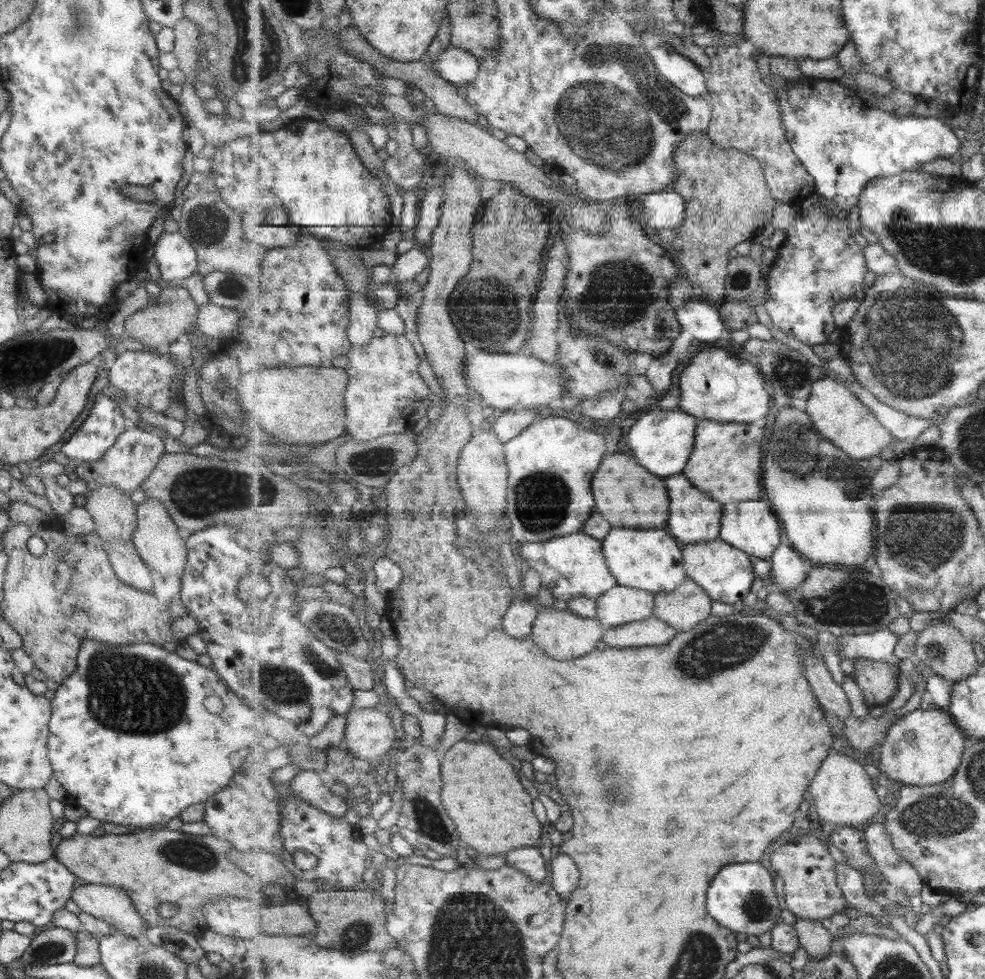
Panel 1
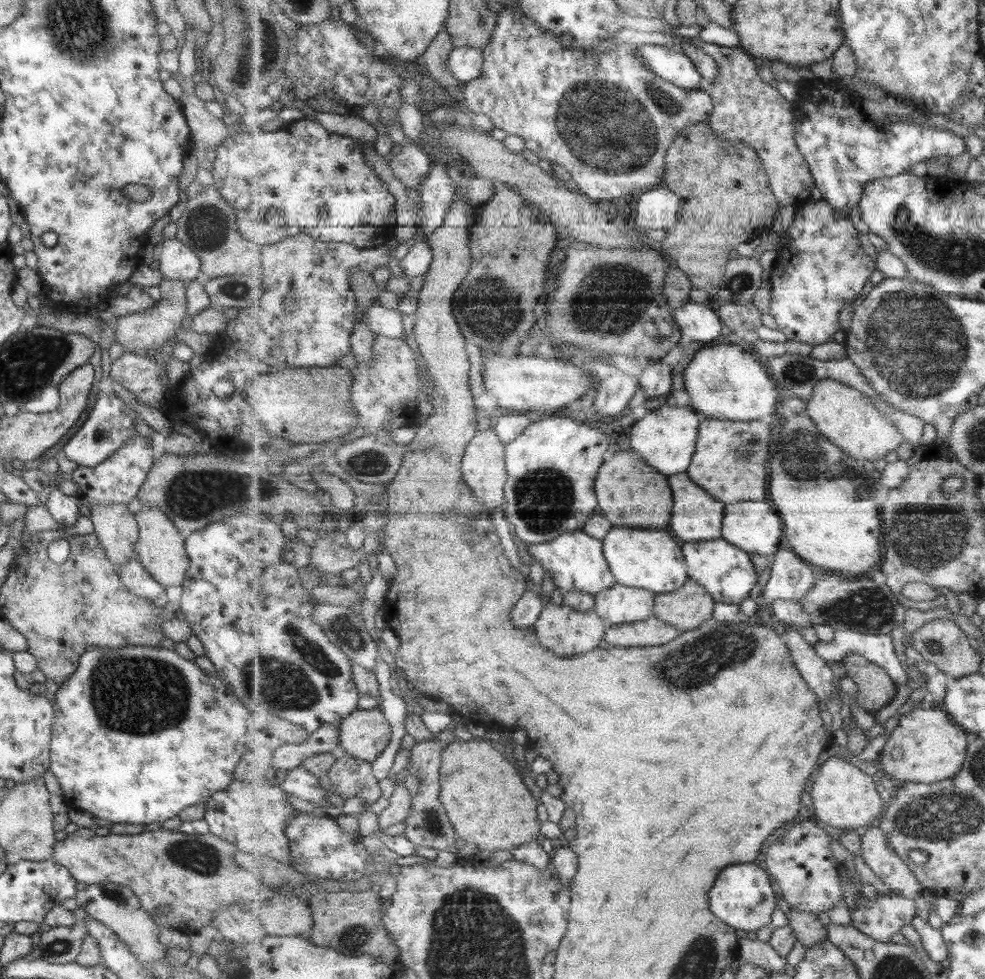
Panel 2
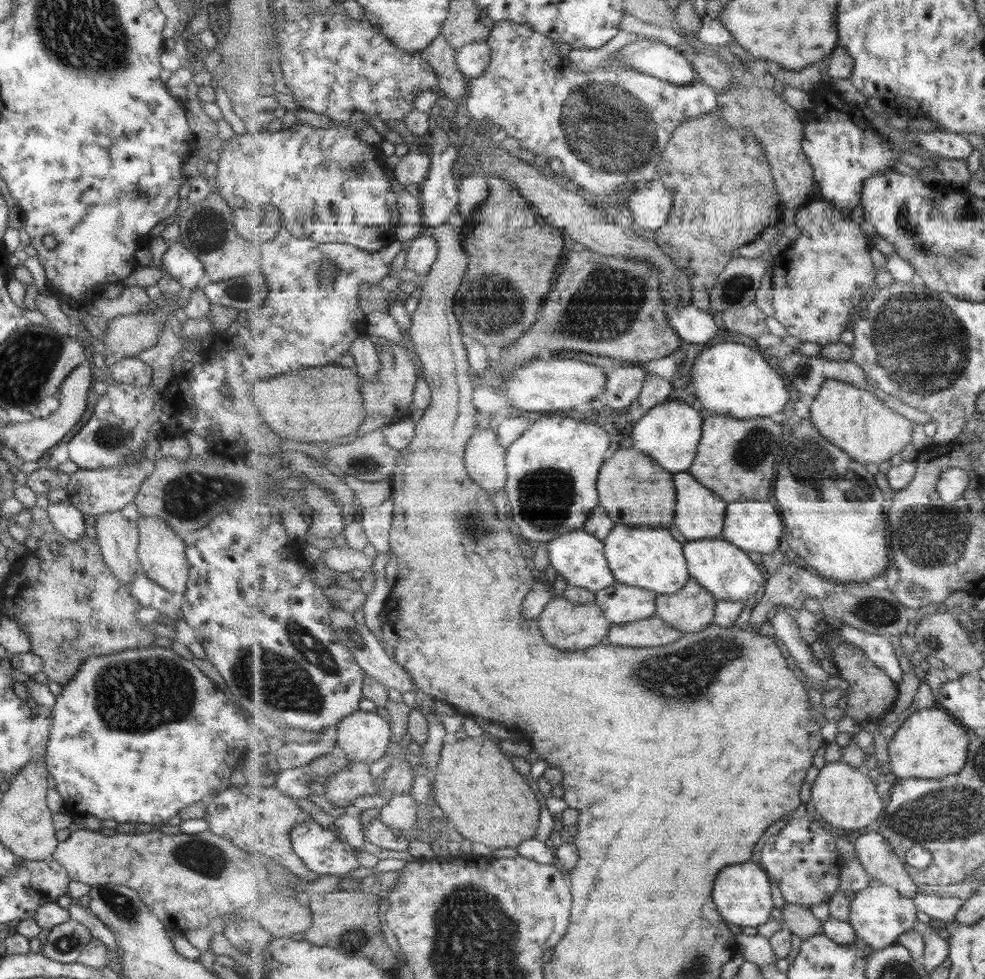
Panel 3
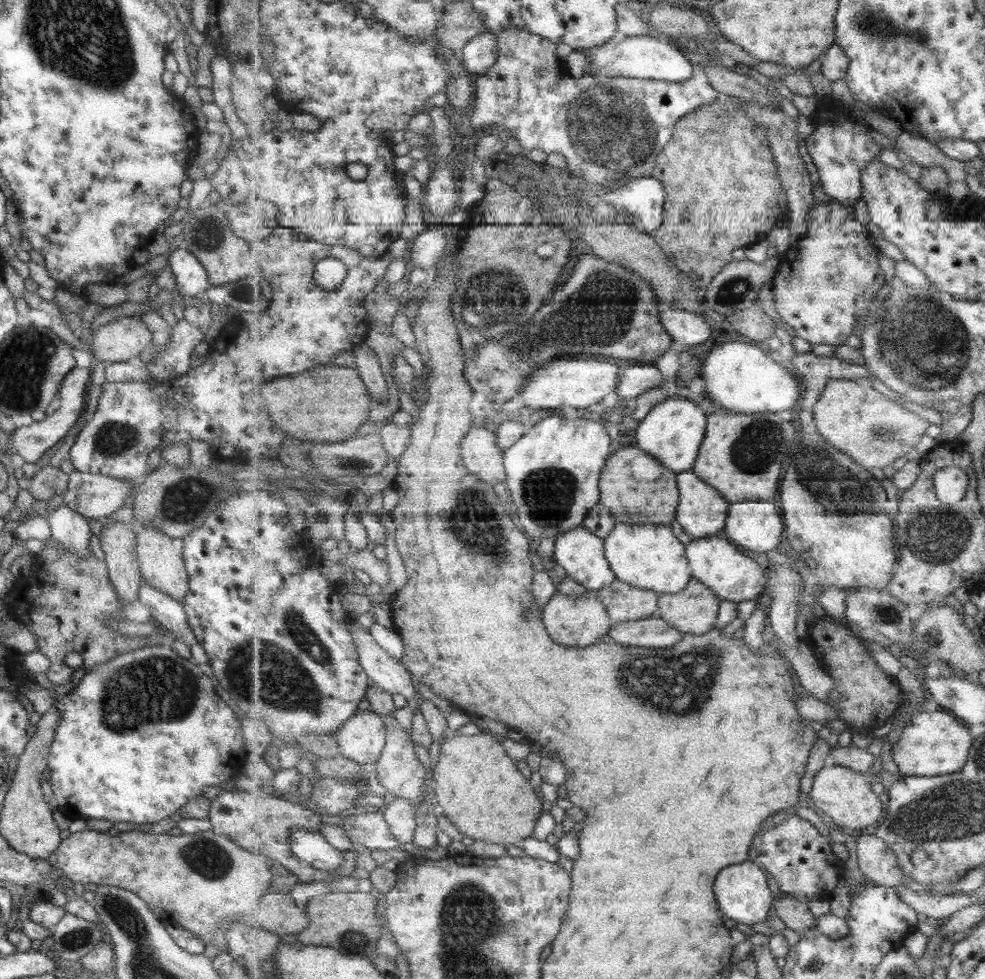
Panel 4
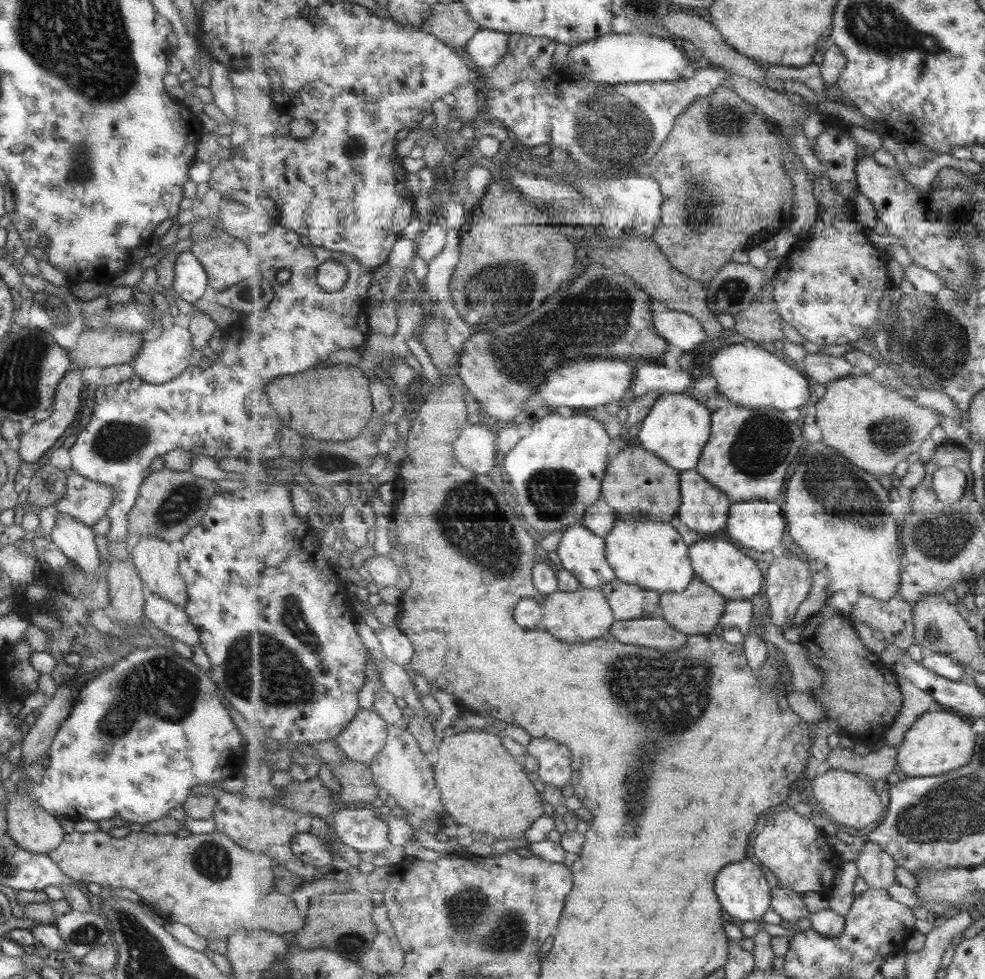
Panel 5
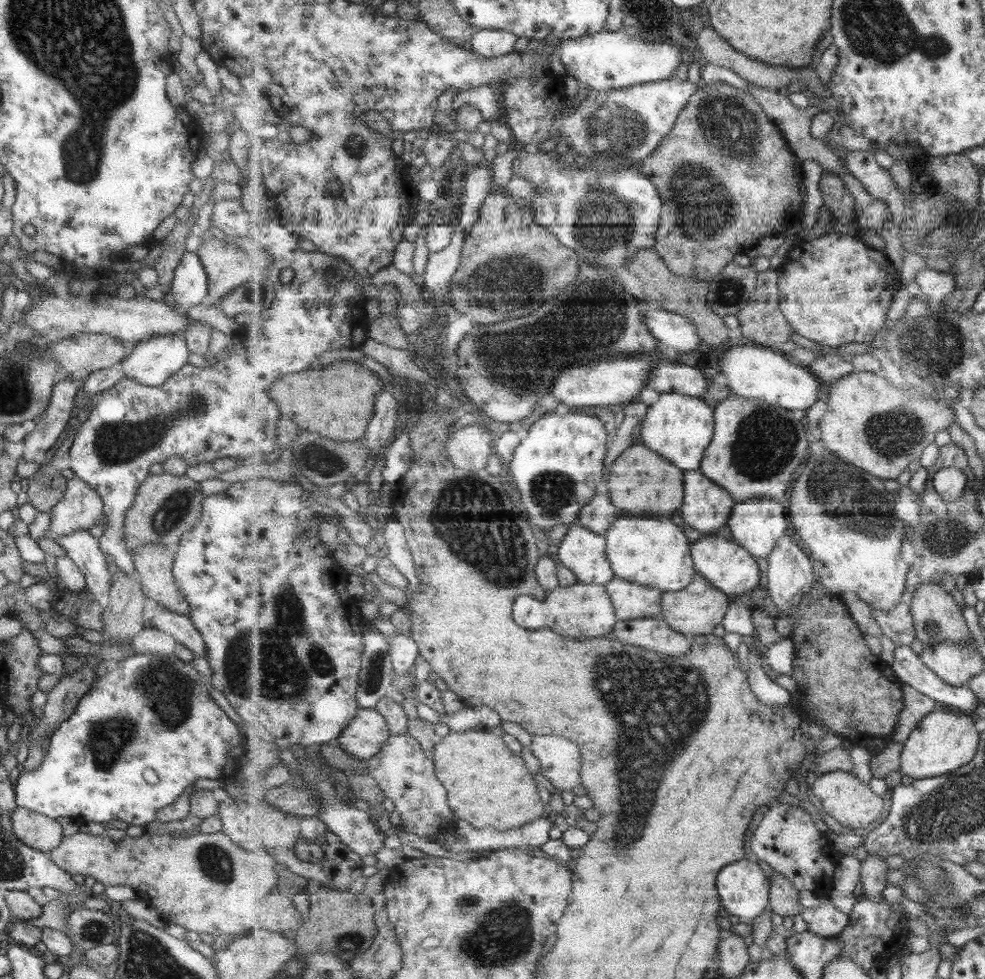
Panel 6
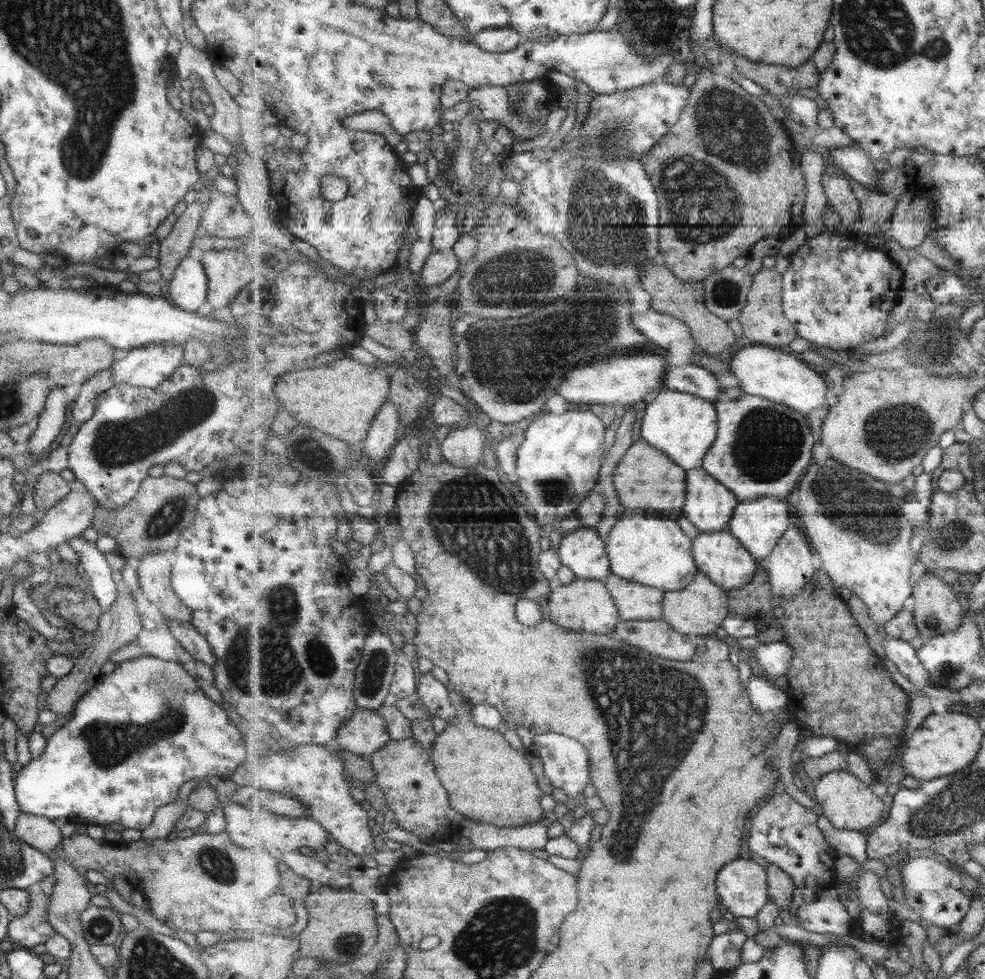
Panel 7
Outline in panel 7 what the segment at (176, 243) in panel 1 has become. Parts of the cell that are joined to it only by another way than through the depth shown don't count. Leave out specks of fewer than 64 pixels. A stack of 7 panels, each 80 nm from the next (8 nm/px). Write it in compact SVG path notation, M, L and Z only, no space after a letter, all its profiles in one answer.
M188 256L175 267L173 278L168 284L172 304L185 312L196 312L206 300L207 277L200 261Z

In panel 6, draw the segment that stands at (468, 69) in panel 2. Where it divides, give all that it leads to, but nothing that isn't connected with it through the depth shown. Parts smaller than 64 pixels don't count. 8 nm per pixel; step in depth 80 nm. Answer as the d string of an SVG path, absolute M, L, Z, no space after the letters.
M478 29L468 46L485 58L493 58L513 52L518 40L519 36L513 32Z

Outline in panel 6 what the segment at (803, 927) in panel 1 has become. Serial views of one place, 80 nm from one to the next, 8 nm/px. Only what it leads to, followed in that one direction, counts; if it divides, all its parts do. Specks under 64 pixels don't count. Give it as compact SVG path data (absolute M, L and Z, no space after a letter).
M774 872L770 883L770 908L781 917L801 916L801 900L799 891L793 887L793 883L780 872Z

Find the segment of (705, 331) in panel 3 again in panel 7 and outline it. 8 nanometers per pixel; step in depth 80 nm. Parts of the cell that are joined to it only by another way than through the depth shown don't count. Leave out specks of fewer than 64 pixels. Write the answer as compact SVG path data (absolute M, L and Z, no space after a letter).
M649 308L644 313L633 313L633 320L649 341L667 350L678 340L694 340L685 321L654 308Z

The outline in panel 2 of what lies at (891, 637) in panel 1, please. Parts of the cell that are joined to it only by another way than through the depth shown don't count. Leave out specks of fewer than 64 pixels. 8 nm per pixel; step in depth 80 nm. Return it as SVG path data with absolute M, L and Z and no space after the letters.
M837 630L833 640L825 643L817 641L816 651L823 660L843 661L850 654L860 654L884 668L896 684L905 684L909 674L901 668L899 656L895 654L895 644L889 634L865 634L856 630Z

